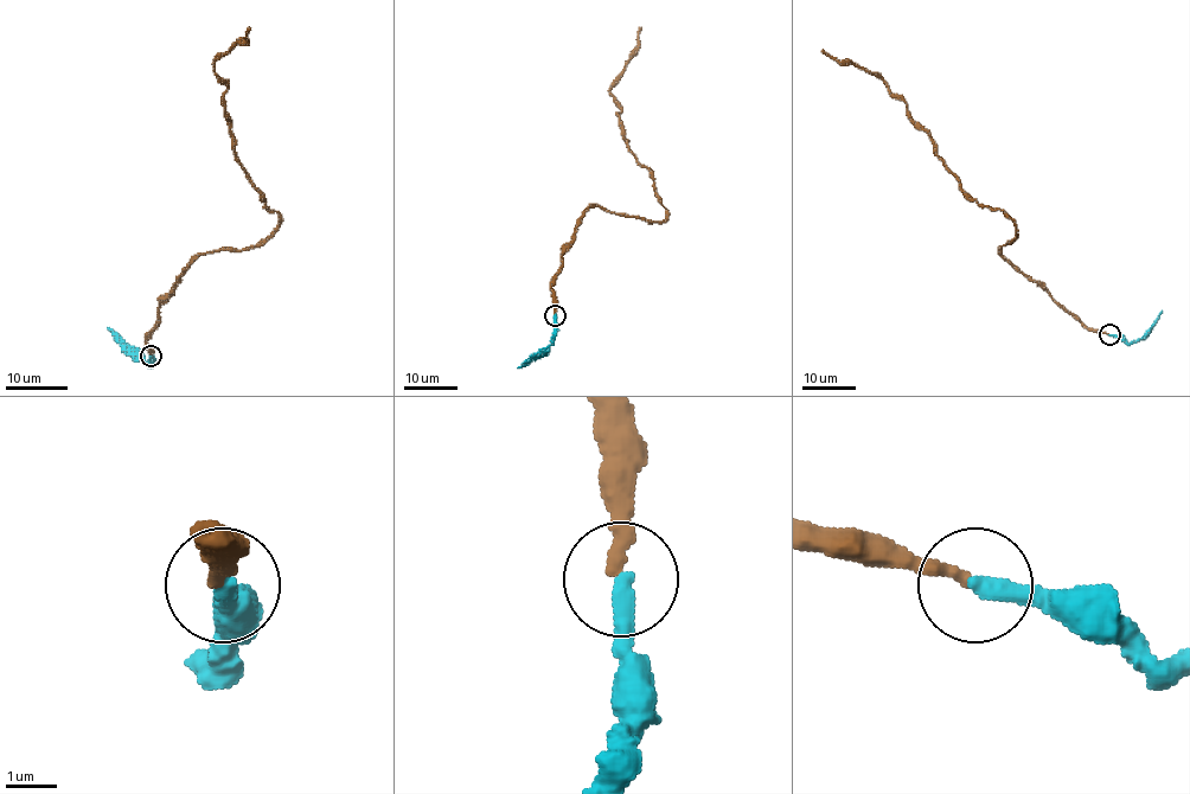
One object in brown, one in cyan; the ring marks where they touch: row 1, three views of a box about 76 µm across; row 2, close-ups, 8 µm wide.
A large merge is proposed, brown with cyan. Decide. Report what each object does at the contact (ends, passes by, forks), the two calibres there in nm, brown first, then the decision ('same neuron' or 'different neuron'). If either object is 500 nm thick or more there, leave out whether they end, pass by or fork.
brown ends; cyan ends; calibres 280 and 400 nm; same neuron

